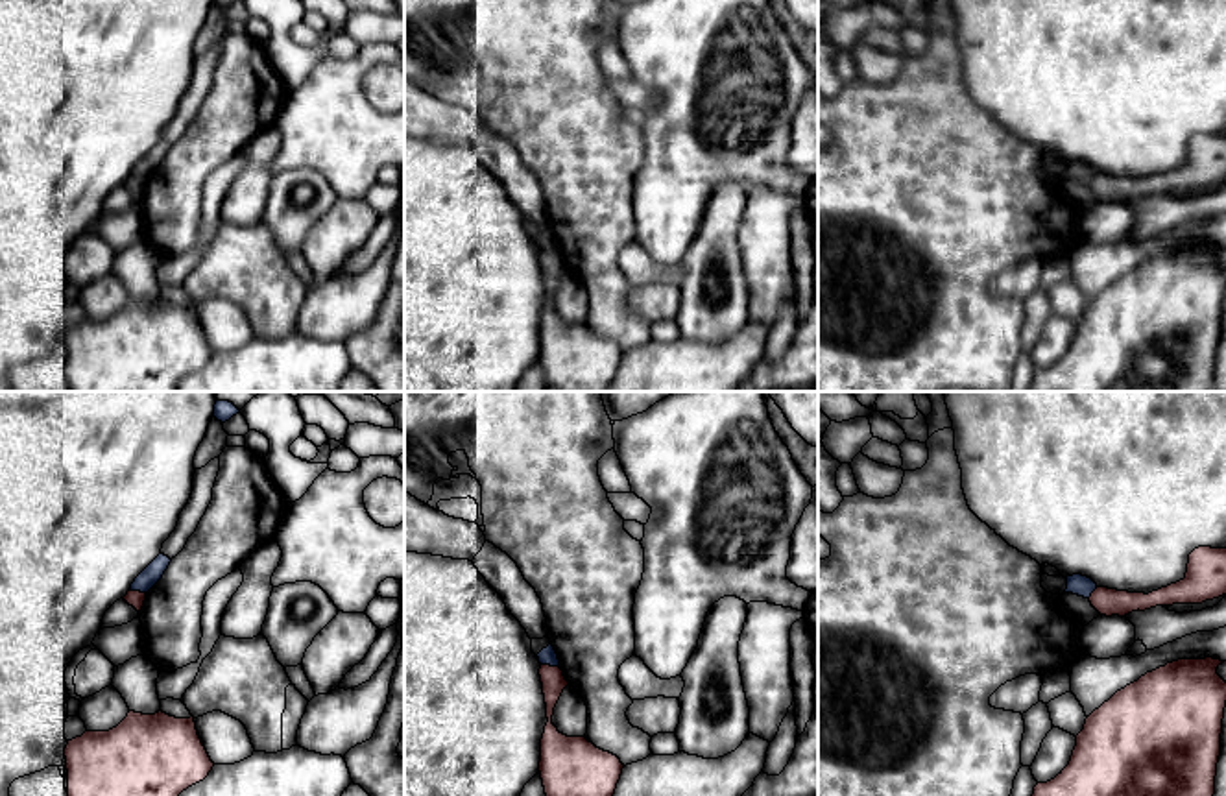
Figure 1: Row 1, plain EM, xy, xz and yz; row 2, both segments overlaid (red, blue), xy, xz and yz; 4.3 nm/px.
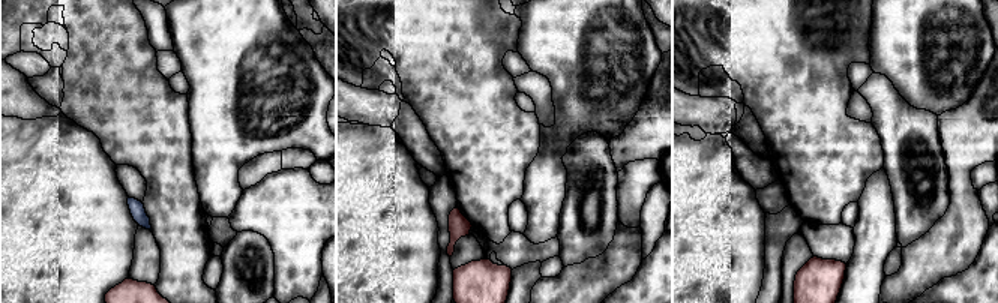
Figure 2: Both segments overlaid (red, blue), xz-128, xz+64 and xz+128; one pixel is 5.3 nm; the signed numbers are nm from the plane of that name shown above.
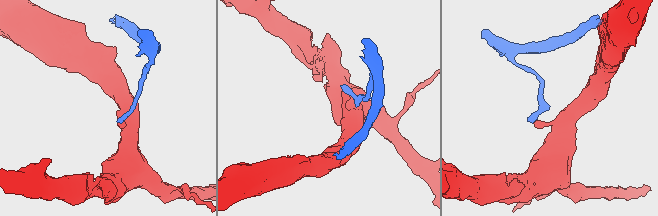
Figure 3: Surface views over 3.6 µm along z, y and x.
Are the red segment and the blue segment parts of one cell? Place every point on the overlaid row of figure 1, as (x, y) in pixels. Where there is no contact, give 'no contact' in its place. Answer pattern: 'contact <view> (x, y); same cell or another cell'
contact xz (549, 665); another cell

